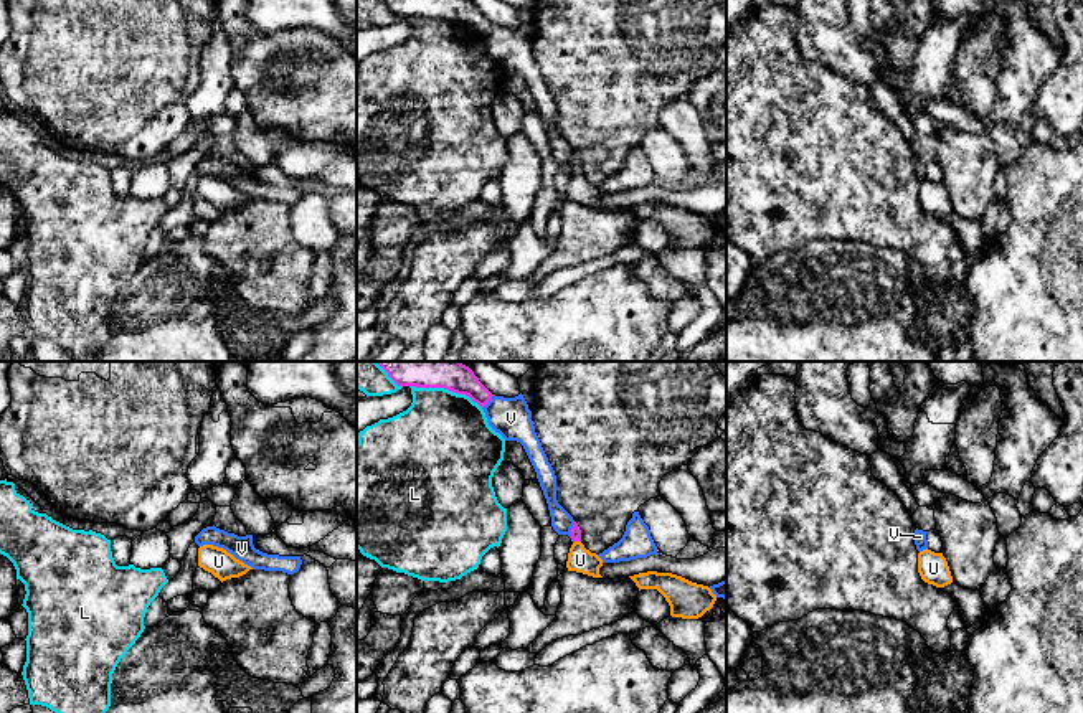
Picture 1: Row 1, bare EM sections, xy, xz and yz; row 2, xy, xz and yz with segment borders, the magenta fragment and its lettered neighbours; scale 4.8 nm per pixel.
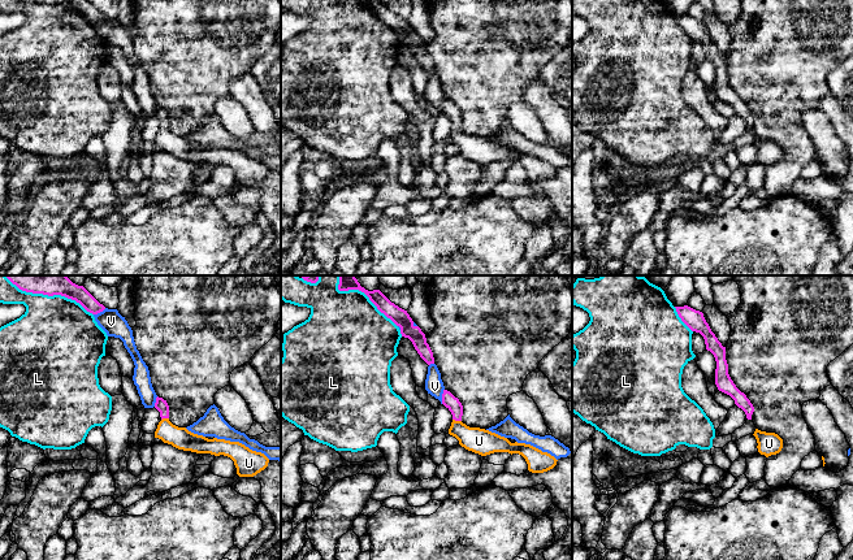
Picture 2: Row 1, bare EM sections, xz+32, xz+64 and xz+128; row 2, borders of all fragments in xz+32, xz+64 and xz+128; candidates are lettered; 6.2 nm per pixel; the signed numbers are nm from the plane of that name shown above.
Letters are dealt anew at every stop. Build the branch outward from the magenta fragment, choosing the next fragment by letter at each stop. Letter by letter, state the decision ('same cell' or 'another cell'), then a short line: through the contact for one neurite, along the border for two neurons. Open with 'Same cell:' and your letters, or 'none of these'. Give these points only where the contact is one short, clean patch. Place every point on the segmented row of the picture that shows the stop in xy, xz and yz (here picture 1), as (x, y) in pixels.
Same cell: U
L: another cell
U: same cell; line xz (575, 532), (578, 540), (580, 560)
V: another cell

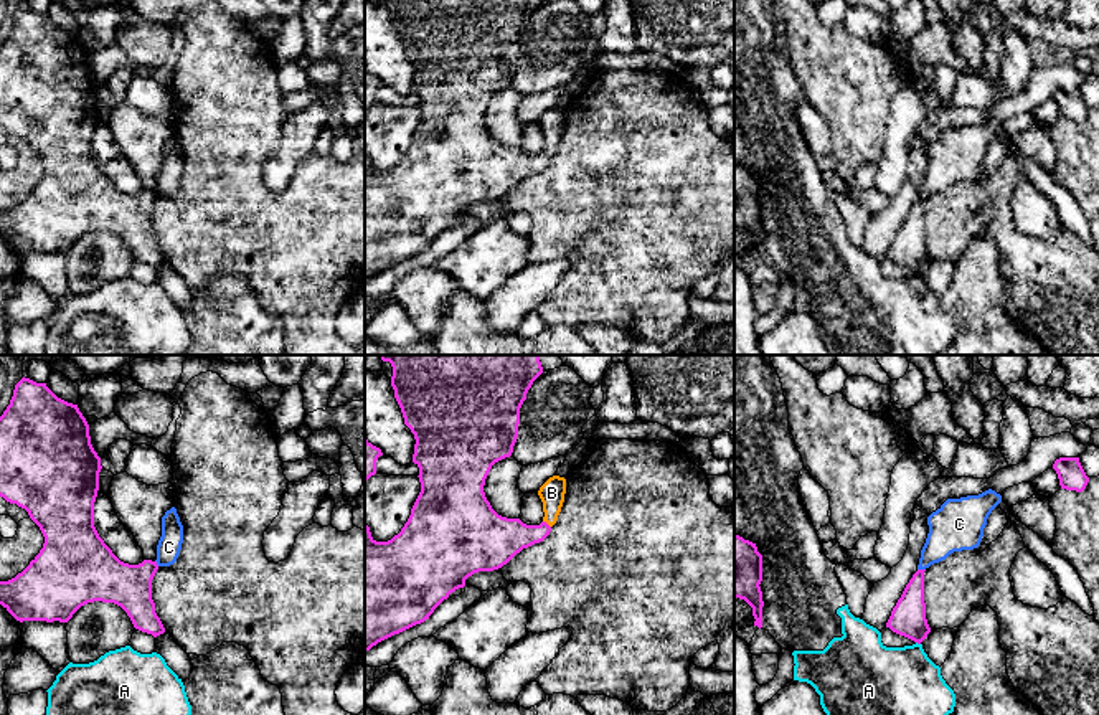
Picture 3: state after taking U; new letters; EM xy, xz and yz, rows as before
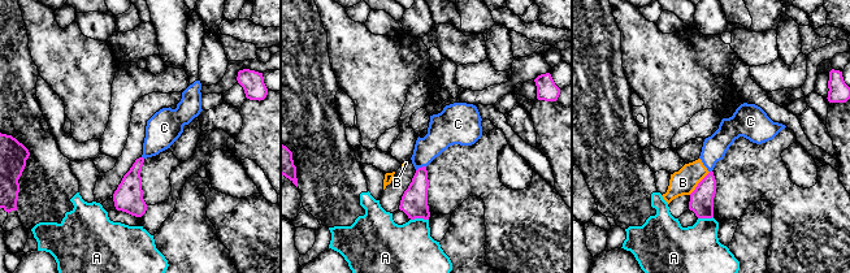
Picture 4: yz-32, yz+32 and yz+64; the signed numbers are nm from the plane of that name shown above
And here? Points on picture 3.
Same cell: none of these
A: another cell
B: another cell; line xz (543, 520), (550, 527)
C: another cell; line yz (918, 568), (924, 570)

